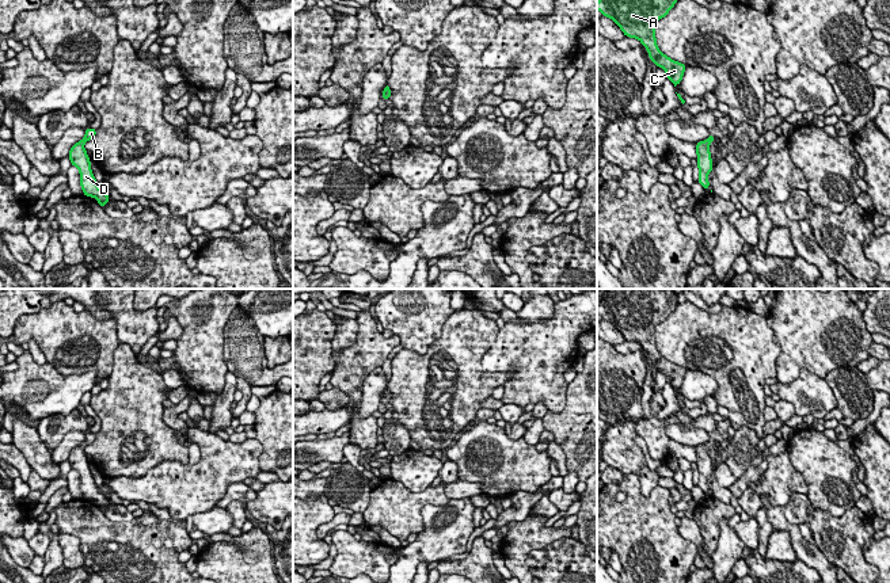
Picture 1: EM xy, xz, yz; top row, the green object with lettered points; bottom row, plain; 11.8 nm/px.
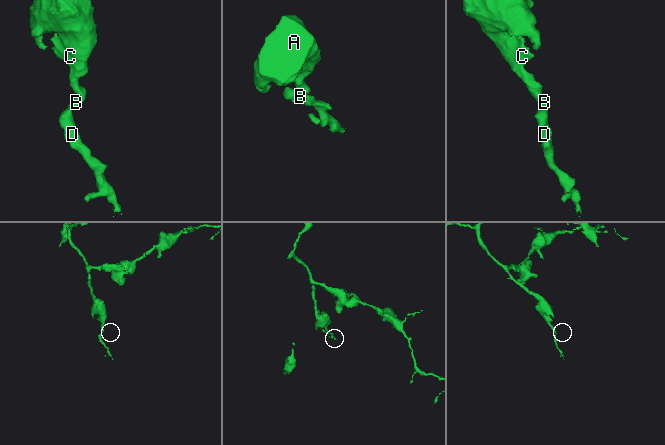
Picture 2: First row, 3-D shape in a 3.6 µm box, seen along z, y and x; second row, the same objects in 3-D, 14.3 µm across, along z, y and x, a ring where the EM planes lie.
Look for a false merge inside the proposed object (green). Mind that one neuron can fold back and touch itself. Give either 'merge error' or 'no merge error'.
no merge error

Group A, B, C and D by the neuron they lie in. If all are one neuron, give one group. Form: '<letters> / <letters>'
A B C D

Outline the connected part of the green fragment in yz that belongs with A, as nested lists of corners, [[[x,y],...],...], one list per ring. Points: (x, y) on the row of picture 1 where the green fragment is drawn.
[[[598,0],[597,9],[611,18],[625,37],[636,38],[647,49],[650,60],[666,72],[674,87],[681,83],[685,64],[665,56],[657,46],[655,22],[665,18],[677,0]]]

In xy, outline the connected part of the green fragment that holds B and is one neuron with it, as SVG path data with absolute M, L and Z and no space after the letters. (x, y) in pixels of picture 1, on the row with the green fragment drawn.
M85 129L84 138L71 148L68 156L71 159L71 164L79 168L83 194L91 198L96 198L98 203L104 207L110 197L98 187L96 179L91 171L91 161L88 159L87 150L84 149L84 144L94 138L95 134L96 129Z

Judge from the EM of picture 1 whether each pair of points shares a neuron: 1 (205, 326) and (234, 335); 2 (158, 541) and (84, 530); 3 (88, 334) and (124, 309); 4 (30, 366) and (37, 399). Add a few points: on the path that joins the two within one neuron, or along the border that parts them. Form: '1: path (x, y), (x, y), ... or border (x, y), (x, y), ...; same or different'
1: border (238, 305), (224, 328), (224, 364); different
2: path (140, 541), (102, 540); same
3: border (114, 317), (120, 342); different
4: path (30, 374), (30, 383), (37, 391); same

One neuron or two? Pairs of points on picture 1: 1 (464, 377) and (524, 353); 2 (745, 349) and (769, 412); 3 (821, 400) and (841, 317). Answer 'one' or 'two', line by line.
1: two
2: two
3: two

